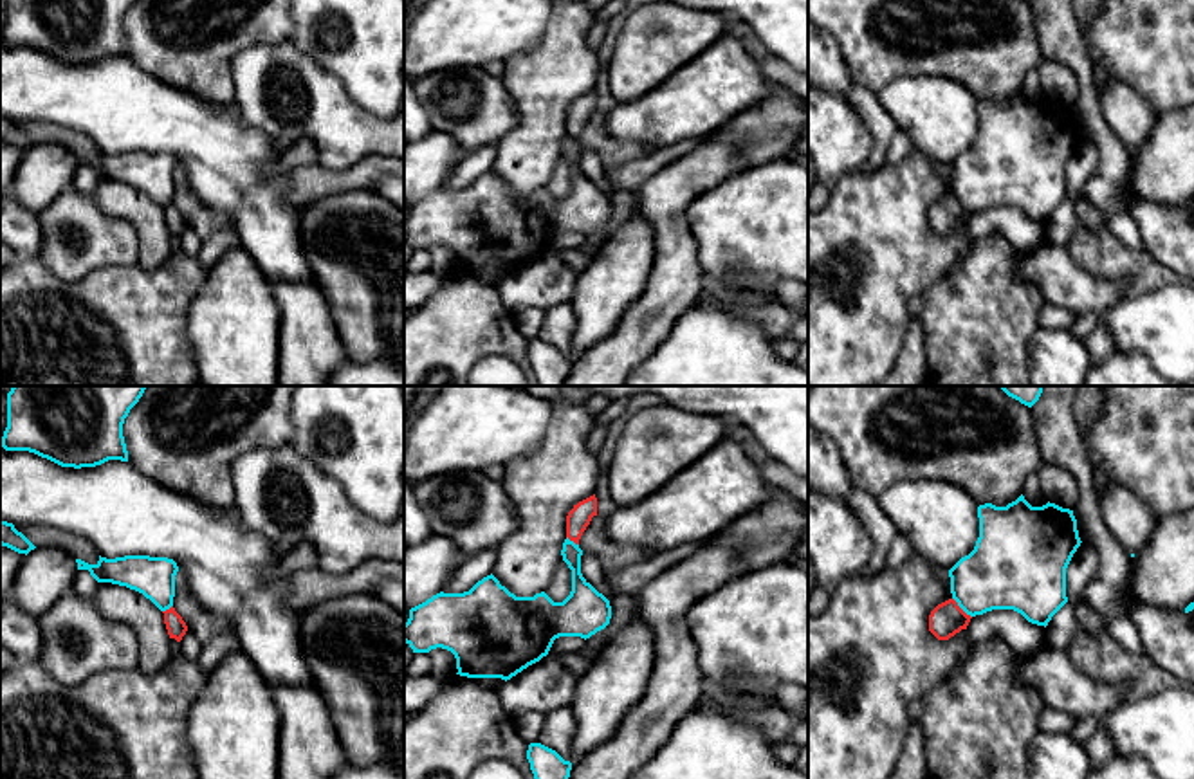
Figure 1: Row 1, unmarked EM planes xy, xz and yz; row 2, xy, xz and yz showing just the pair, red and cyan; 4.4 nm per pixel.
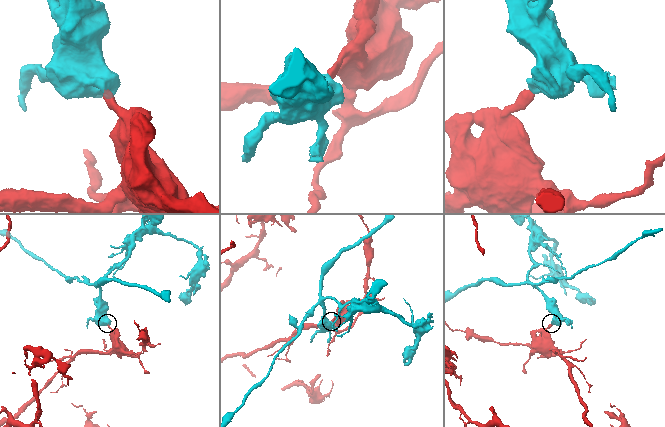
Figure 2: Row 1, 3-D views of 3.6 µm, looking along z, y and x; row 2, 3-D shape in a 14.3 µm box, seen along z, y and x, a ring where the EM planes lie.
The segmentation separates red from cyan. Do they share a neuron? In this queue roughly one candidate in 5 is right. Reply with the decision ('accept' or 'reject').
reject

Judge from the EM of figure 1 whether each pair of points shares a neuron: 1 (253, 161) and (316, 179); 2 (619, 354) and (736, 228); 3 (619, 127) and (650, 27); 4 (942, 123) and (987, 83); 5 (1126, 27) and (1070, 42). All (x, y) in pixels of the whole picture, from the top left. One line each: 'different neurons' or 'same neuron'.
1: different neurons
2: different neurons
3: different neurons
4: different neurons
5: different neurons

